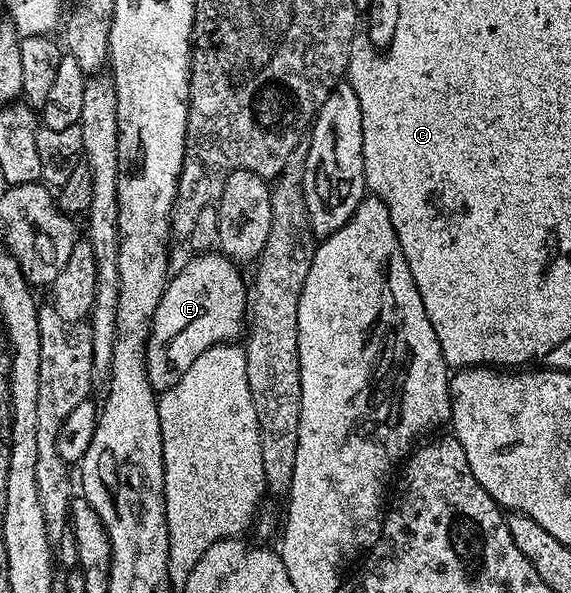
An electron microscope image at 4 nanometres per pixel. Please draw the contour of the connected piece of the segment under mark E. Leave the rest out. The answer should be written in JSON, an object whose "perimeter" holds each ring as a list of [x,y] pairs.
{"perimeter":[[[206,250],[200,254],[190,255],[190,260],[181,269],[170,275],[169,282],[165,286],[165,293],[159,302],[159,306],[153,315],[149,341],[145,351],[147,362],[147,378],[151,382],[154,392],[160,394],[166,392],[183,374],[187,374],[191,362],[216,344],[233,342],[237,335],[244,333],[247,328],[247,280],[241,277],[241,272],[236,263],[228,256],[217,250]]]}

